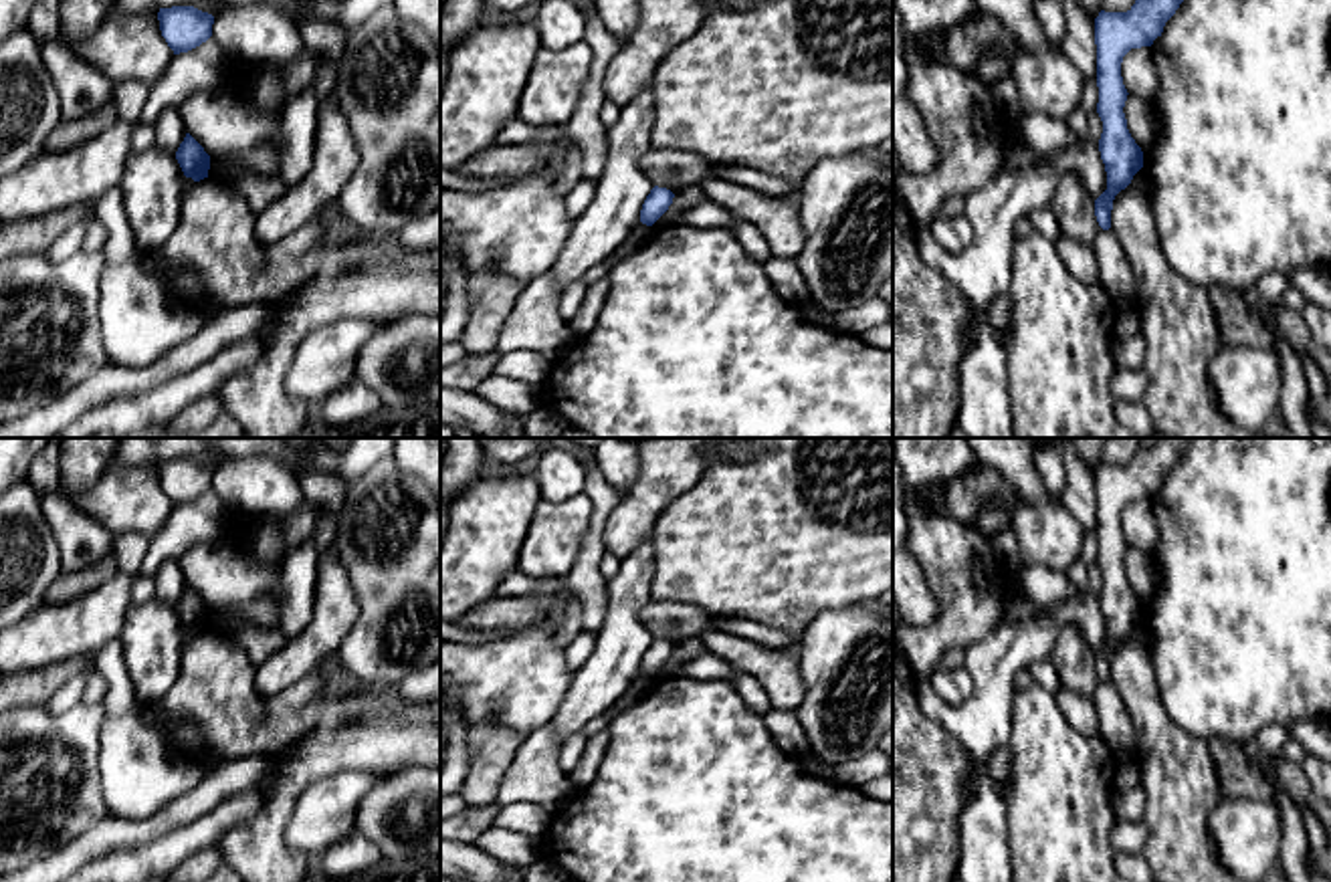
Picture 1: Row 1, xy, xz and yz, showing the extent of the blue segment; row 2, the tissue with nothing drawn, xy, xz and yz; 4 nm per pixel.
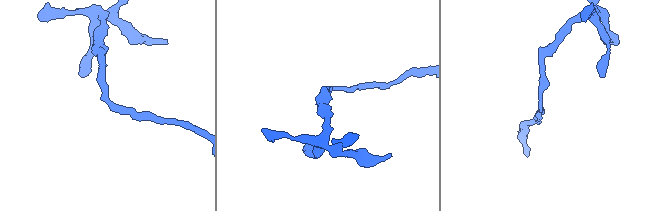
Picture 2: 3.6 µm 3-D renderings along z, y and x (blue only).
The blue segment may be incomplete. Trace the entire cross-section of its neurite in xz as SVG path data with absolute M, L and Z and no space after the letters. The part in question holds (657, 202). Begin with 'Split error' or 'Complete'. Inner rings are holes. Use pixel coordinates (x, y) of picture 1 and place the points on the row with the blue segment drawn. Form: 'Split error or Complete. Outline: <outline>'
Complete. Outline: M654 186L642 204L640 222L652 226L669 210L673 198L671 190Z

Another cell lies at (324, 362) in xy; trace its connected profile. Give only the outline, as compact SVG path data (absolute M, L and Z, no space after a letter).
M343 319L305 335L293 351L283 388L311 408L355 377L355 357L384 323Z

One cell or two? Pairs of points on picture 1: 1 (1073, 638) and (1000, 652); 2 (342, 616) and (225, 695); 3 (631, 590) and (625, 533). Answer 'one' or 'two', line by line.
1: two
2: two
3: two

